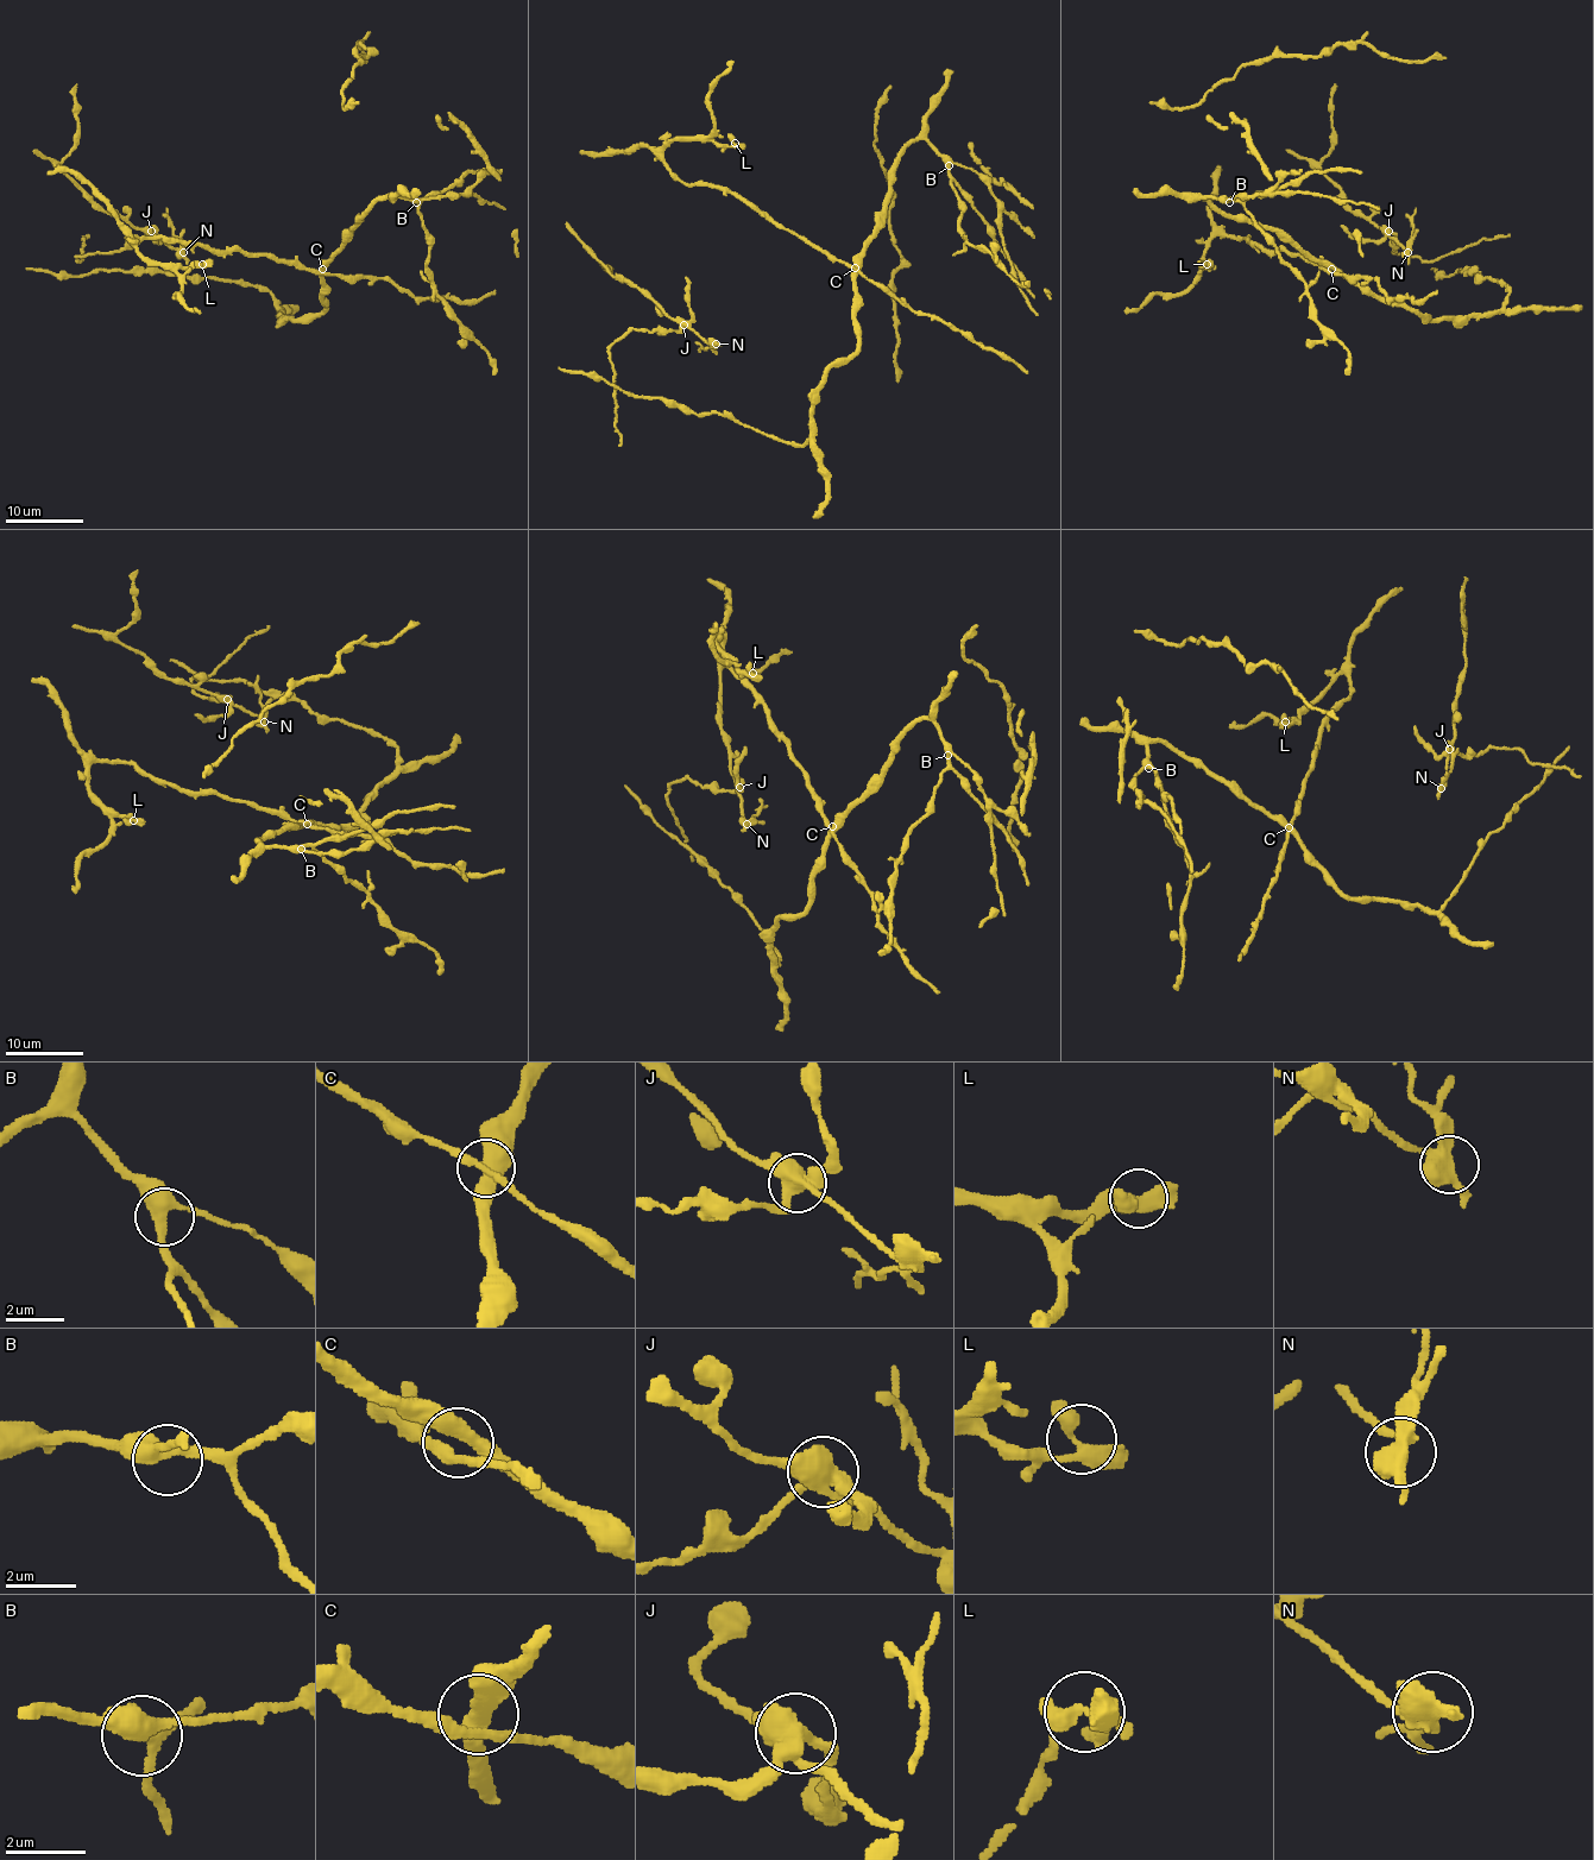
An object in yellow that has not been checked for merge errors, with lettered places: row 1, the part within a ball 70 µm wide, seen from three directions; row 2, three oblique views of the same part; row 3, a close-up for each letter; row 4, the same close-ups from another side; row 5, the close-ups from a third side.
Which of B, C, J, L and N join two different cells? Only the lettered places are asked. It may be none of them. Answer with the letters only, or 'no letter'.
J, N

